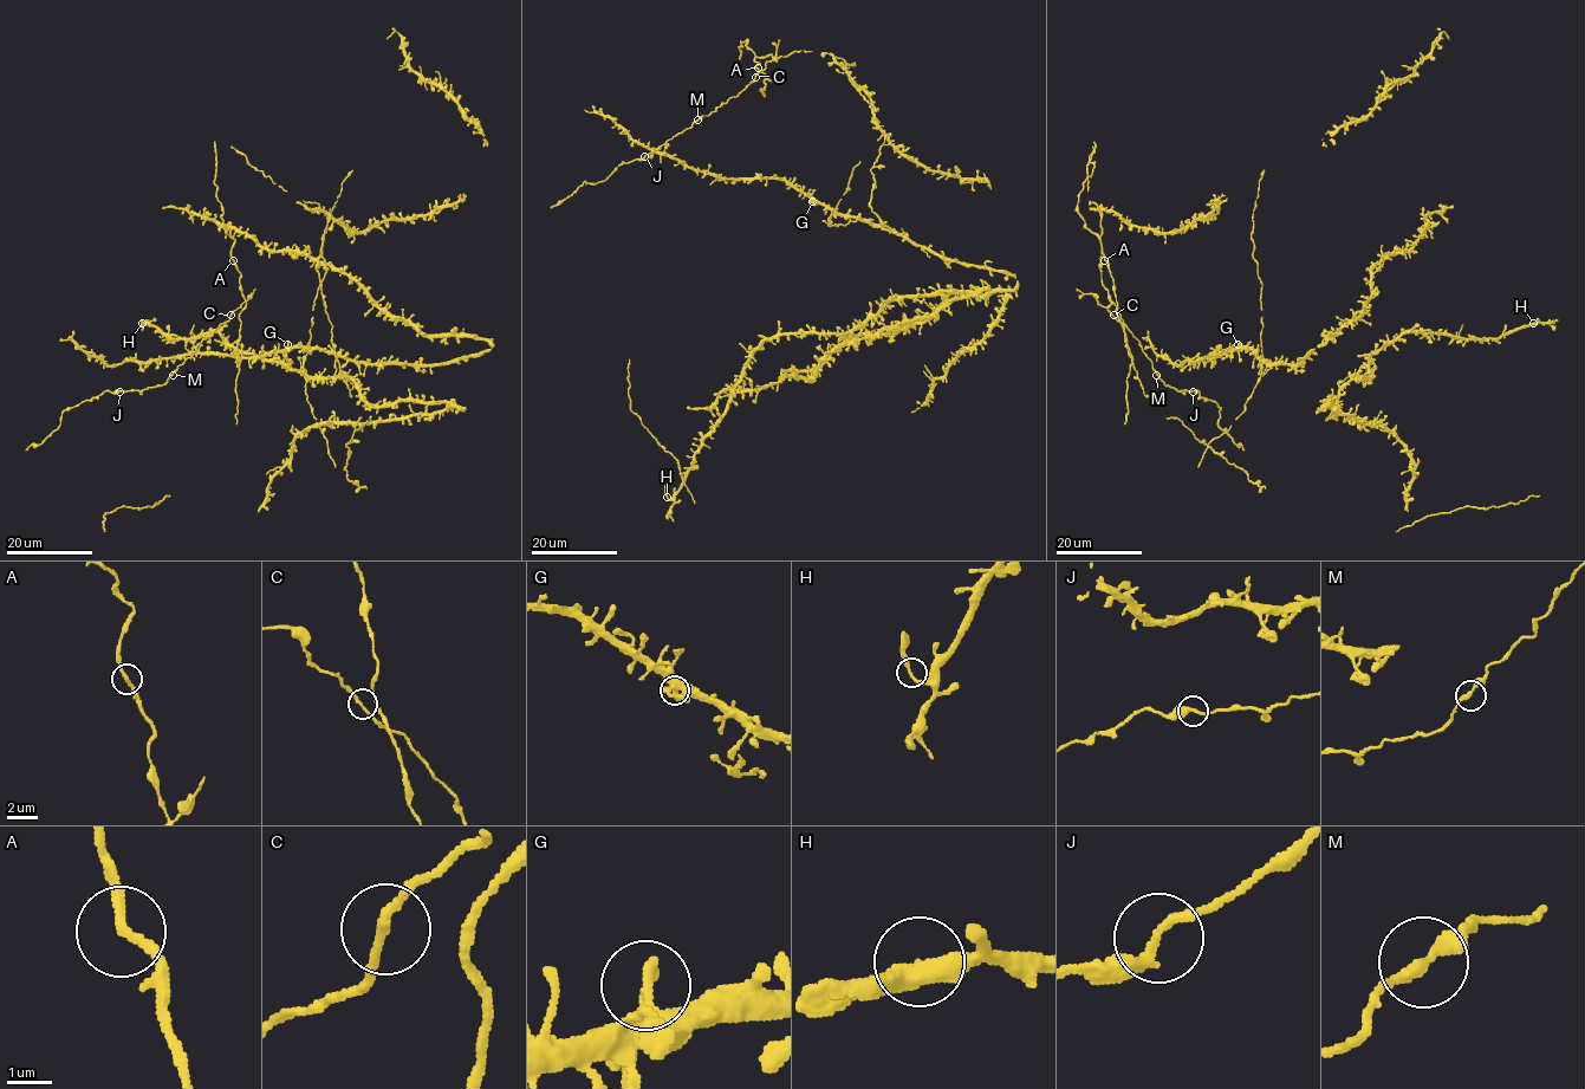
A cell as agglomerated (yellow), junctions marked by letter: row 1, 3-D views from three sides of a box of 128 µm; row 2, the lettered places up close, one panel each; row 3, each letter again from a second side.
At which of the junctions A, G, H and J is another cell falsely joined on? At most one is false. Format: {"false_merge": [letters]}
{"false_merge": []}

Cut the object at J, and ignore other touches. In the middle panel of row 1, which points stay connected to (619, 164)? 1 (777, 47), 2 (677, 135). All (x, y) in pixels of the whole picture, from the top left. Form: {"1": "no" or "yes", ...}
{"1": "no", "2": "no"}

